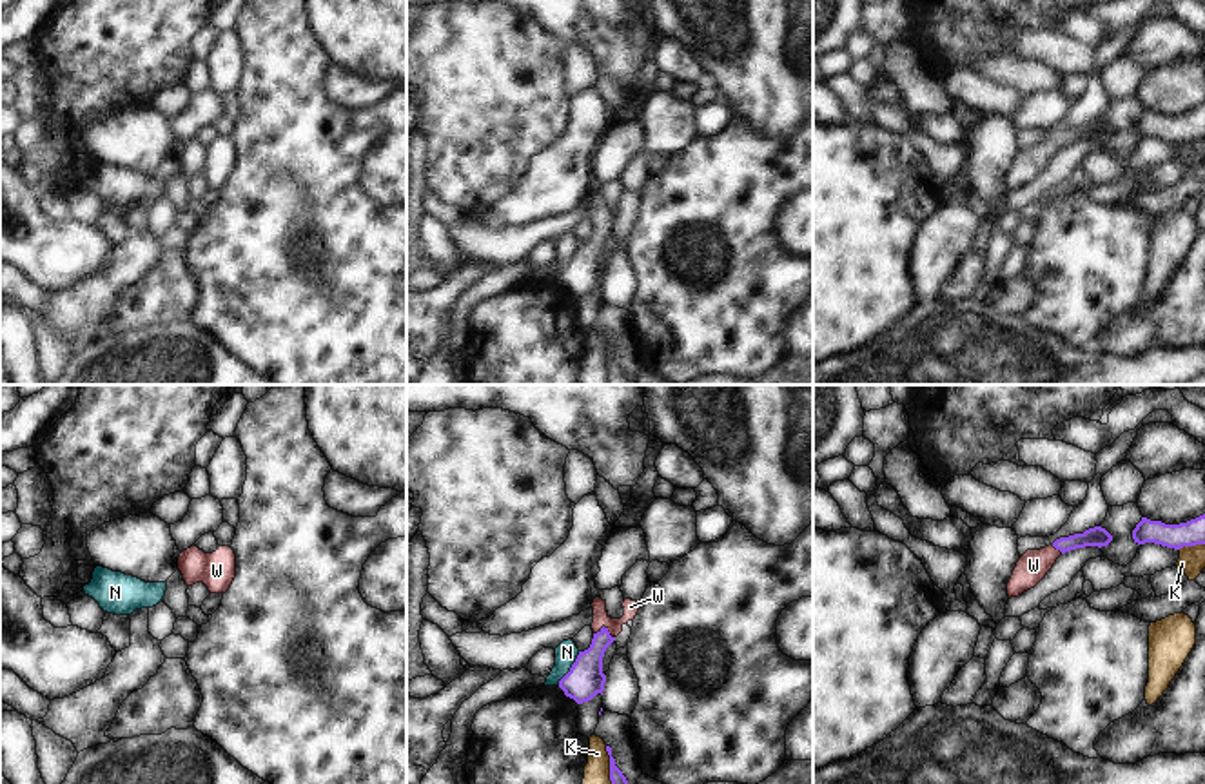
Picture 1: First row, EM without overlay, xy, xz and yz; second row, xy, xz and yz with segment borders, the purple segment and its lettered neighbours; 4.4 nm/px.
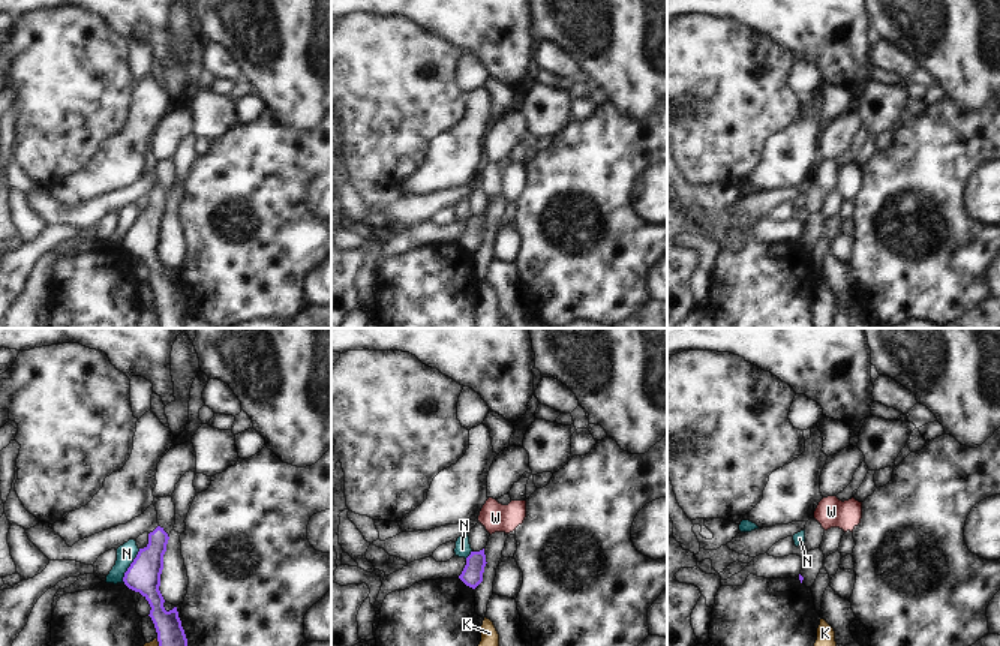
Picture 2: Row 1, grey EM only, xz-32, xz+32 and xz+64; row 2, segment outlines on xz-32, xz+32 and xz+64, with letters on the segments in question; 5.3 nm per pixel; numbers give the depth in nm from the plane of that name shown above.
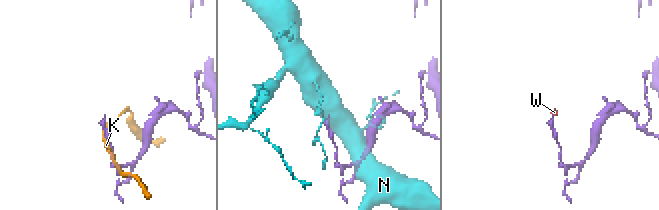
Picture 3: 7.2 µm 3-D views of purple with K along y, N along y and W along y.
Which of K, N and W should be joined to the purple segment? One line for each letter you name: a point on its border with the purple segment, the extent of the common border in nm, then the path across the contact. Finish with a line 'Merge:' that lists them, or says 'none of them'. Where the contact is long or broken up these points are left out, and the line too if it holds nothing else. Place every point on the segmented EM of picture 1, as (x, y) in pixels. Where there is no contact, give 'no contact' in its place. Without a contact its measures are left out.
W: meets purple in xz at (605, 628); contact 100 nm long; runs through xz (585, 679), (605, 628), (619, 623), (630, 607)
Merge: W

